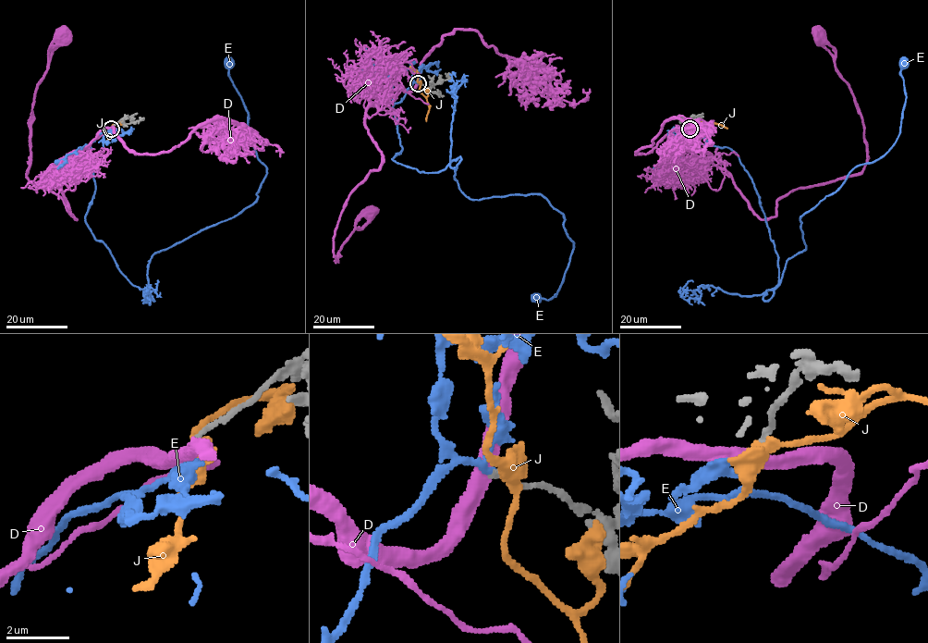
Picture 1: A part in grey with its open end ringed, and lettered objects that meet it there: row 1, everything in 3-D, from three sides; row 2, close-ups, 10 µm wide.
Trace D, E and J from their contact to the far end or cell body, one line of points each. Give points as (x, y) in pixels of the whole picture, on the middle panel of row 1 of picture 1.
D: (417, 83), (366, 110), (382, 162), (349, 195), (335, 233), (336, 261), (354, 223), (371, 213)
E: (418, 83), (394, 105), (392, 159), (563, 216), (568, 266), (536, 295)
J: (419, 82), (420, 91), (429, 105), (426, 121)

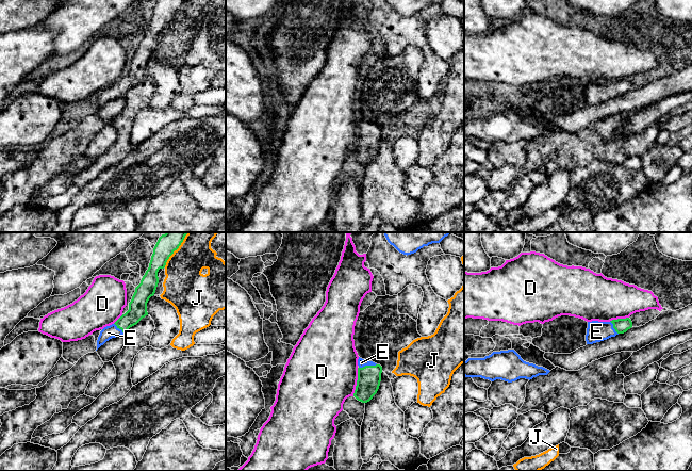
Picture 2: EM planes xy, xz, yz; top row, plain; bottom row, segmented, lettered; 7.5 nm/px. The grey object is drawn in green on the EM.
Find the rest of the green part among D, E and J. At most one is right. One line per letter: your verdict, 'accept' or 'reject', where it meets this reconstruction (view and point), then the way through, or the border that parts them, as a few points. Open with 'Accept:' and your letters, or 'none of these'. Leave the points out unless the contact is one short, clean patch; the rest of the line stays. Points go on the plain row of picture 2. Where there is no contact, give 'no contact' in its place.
Accept: E
D: reject | xz (357, 143) | along xz (358, 129), (358, 141), (352, 157)
E: accept | xz (367, 127) | across xz (368, 142), (367, 127), (361, 124)
J: reject | xy (172, 14) | along xy (184, 0), (164, 28)

